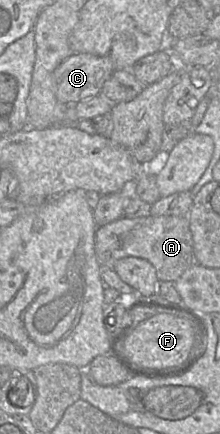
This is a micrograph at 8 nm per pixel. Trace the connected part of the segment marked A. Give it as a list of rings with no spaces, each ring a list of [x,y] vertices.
[[[150,215],[140,218],[123,216],[98,226],[95,233],[95,253],[99,264],[109,268],[125,257],[146,259],[155,268],[160,281],[170,282],[175,282],[195,262],[188,217],[180,216]]]

